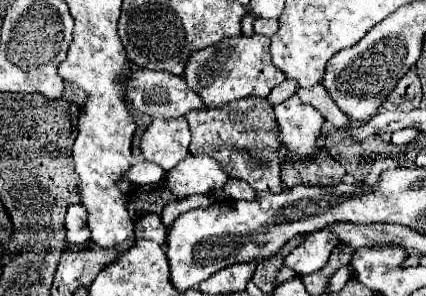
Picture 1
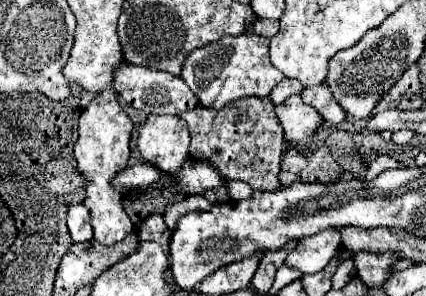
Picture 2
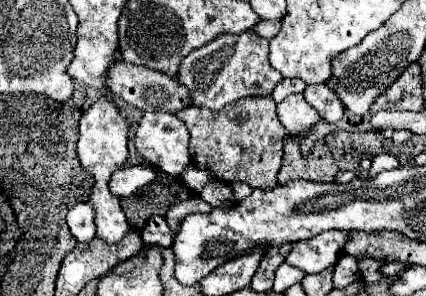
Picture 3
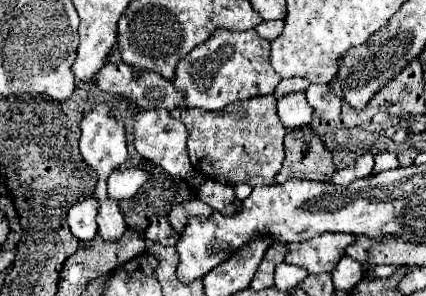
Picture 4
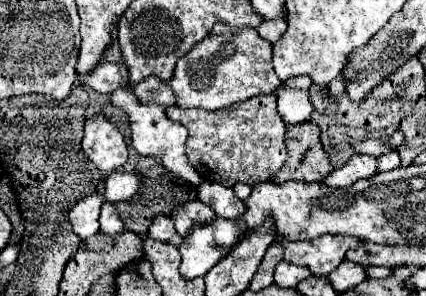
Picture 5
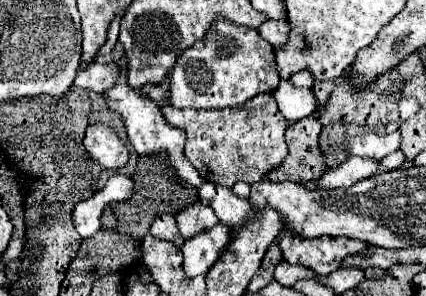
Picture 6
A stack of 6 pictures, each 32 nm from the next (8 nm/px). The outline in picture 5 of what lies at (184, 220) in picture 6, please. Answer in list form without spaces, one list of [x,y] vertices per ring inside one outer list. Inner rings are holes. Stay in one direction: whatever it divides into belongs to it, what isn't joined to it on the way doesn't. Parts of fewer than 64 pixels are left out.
[[[192,200],[192,202],[186,202],[186,204],[180,204],[178,208],[172,210],[170,218],[176,226],[176,232],[180,236],[184,236],[184,232],[188,232],[188,228],[192,228],[192,224],[206,224],[206,222],[212,222],[214,220],[214,210],[200,202],[200,200]]]

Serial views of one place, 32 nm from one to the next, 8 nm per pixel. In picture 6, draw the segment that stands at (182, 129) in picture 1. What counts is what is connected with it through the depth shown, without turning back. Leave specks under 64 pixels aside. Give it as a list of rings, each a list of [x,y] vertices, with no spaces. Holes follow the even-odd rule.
[[[126,74],[120,76],[120,80],[116,82],[116,86],[108,92],[104,92],[108,106],[114,112],[120,112],[126,124],[126,132],[128,132],[128,140],[134,146],[134,150],[142,156],[164,156],[166,164],[188,184],[192,186],[200,186],[204,180],[202,176],[196,172],[196,168],[192,168],[192,164],[188,162],[186,154],[184,154],[184,142],[186,142],[186,132],[182,128],[176,128],[172,124],[166,122],[166,118],[162,116],[162,110],[158,104],[152,104],[152,100],[144,100],[138,92],[134,92],[128,84],[126,84]]]

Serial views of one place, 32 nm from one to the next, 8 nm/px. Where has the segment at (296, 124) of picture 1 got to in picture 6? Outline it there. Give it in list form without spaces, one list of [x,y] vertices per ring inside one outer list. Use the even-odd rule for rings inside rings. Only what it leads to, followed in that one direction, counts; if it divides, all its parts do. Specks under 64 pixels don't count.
[[[282,80],[274,92],[278,110],[288,122],[298,122],[316,110],[314,92],[310,88],[294,88],[288,80]]]

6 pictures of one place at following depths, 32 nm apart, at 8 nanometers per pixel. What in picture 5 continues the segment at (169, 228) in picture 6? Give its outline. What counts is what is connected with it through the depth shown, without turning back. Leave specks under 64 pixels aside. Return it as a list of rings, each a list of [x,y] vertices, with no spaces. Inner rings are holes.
[[[156,216],[148,228],[148,238],[152,240],[158,240],[158,242],[164,242],[164,244],[174,244],[178,246],[182,236],[172,228],[172,222],[168,220],[168,216]]]

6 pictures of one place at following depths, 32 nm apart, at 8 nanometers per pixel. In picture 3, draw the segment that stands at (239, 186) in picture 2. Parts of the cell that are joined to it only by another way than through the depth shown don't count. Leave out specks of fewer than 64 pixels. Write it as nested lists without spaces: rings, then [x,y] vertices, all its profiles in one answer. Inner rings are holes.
[[[234,182],[234,184],[230,184],[230,188],[232,188],[232,194],[234,194],[234,200],[238,200],[238,202],[252,194],[252,188],[244,182]]]

